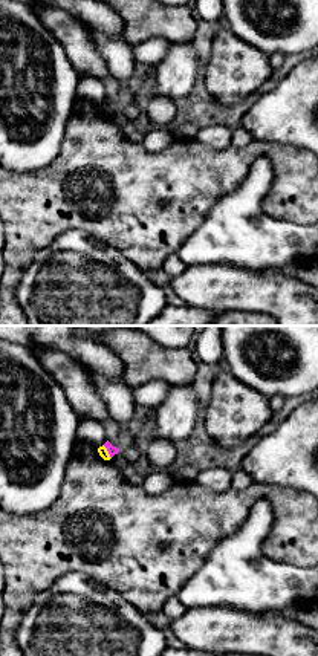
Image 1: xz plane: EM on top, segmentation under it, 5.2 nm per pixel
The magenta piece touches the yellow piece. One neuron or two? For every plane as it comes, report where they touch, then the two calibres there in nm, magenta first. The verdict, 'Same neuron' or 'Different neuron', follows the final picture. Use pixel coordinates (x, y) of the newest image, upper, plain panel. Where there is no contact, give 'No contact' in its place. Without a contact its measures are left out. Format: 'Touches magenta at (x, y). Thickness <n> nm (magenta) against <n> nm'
Touches magenta at (107, 107). Thickness 50 nm (magenta) against 50 nm

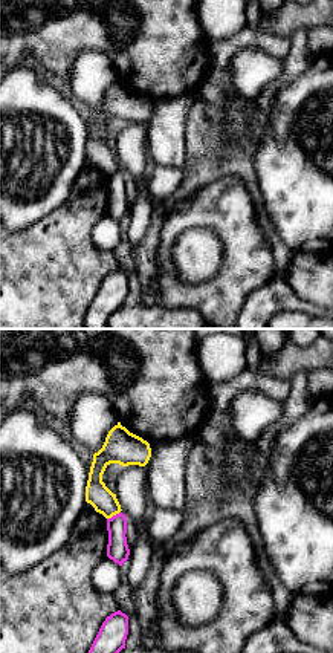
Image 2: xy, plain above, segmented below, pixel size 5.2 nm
Touches magenta at (113, 173). Thickness 120 nm (magenta) against 130 nm

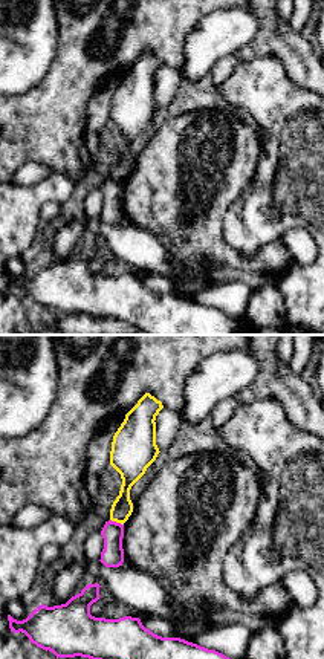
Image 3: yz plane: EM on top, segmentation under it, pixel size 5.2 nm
Touches magenta at (115, 179). Thickness 120 nm (magenta) against 110 nm

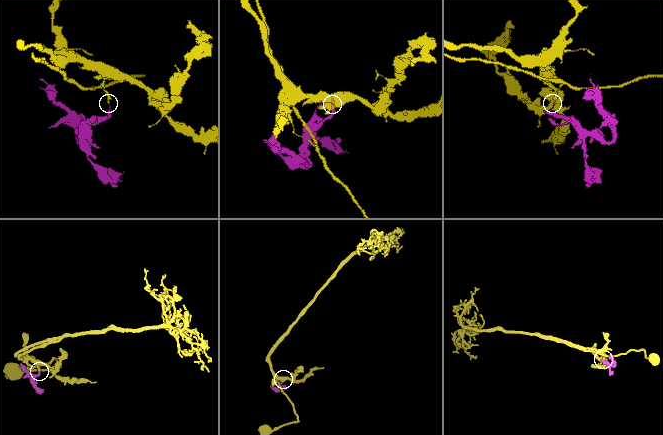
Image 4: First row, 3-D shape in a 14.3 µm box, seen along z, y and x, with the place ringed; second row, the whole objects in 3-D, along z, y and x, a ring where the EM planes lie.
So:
Different neuron

